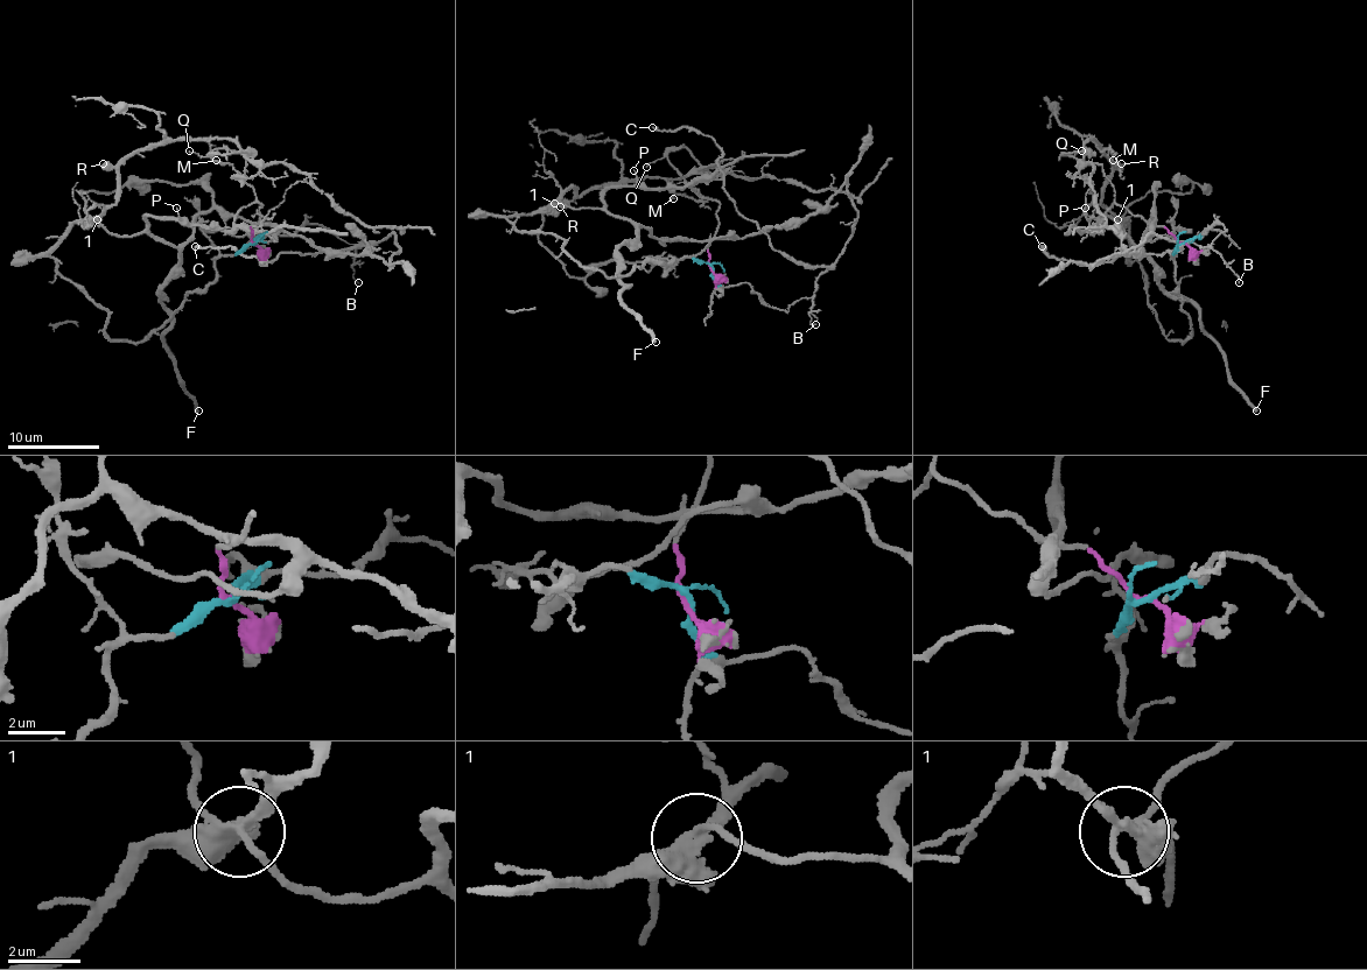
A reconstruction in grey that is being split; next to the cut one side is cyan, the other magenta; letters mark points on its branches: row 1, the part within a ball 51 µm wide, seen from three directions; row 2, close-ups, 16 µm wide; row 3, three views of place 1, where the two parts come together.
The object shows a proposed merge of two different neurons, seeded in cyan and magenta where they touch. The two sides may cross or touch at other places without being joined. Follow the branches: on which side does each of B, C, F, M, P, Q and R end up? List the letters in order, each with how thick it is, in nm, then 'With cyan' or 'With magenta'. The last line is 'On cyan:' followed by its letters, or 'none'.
B: Thickness 100 nm. With cyan
C: Thickness 200 nm. With cyan
F: Thickness 320 nm. With magenta
M: Thickness 120 nm. With cyan
P: Thickness 120 nm. With magenta
Q: Thickness 90 nm. With magenta
R: Thickness 650 nm. With cyan
On cyan: B, C, M, R

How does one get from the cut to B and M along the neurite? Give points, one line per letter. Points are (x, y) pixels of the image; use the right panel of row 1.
B: (1180, 244), (1222, 225), (1225, 230), (1211, 246), (1238, 282)
M: (1180, 244), (1173, 280), (1192, 330), (1171, 342), (1130, 227), (1102, 204), (1112, 168), (1091, 140), (1112, 161)

